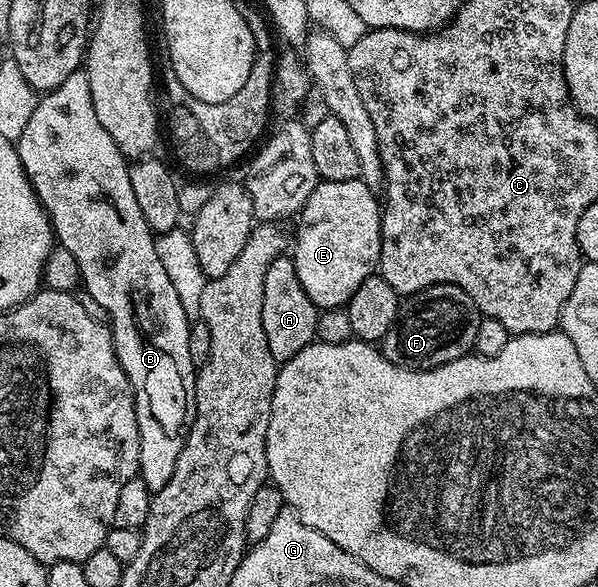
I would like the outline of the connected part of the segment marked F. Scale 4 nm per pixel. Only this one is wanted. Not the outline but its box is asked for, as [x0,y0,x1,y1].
[382,285,481,369]

